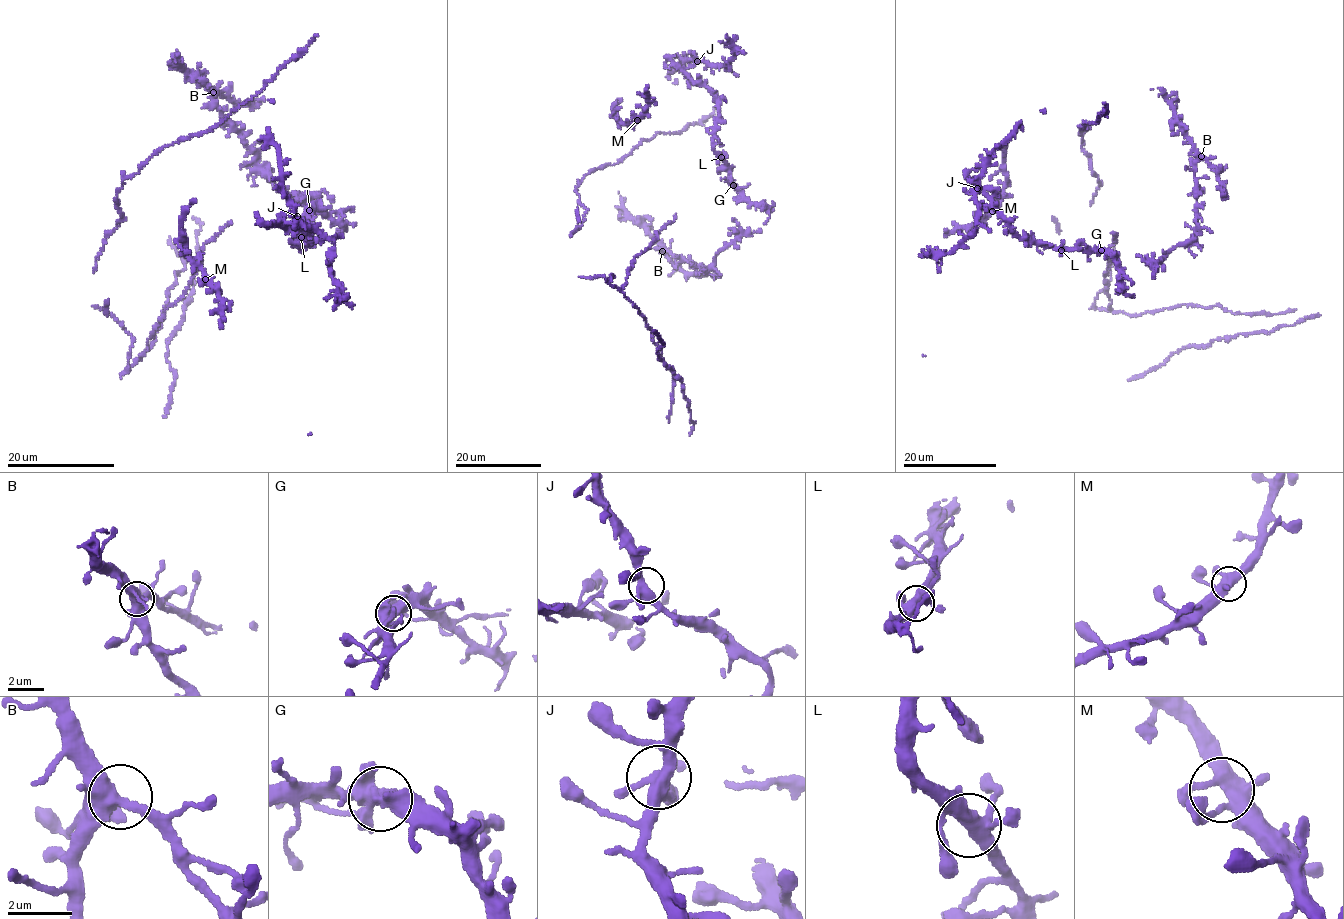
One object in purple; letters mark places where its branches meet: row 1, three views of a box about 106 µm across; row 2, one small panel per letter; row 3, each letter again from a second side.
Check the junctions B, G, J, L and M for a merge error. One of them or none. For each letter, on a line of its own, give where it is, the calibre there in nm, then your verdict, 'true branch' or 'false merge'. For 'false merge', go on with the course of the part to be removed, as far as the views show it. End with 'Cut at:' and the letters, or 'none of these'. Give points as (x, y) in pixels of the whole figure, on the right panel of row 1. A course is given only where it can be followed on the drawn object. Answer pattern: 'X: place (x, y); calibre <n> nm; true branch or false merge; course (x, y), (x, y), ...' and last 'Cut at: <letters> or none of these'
B: place (1201, 156); calibre 400 nm; true branch
G: place (1101, 250); calibre 440 nm; true branch
J: place (977, 188); calibre 360 nm; true branch
L: place (1061, 250); calibre 420 nm; true branch
M: place (992, 211); calibre 440 nm; true branch
Cut at: none of these

